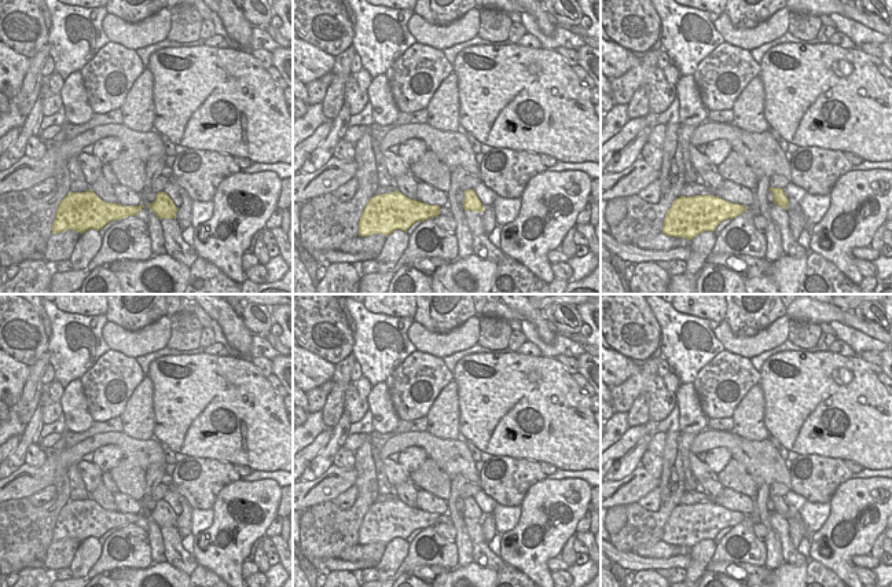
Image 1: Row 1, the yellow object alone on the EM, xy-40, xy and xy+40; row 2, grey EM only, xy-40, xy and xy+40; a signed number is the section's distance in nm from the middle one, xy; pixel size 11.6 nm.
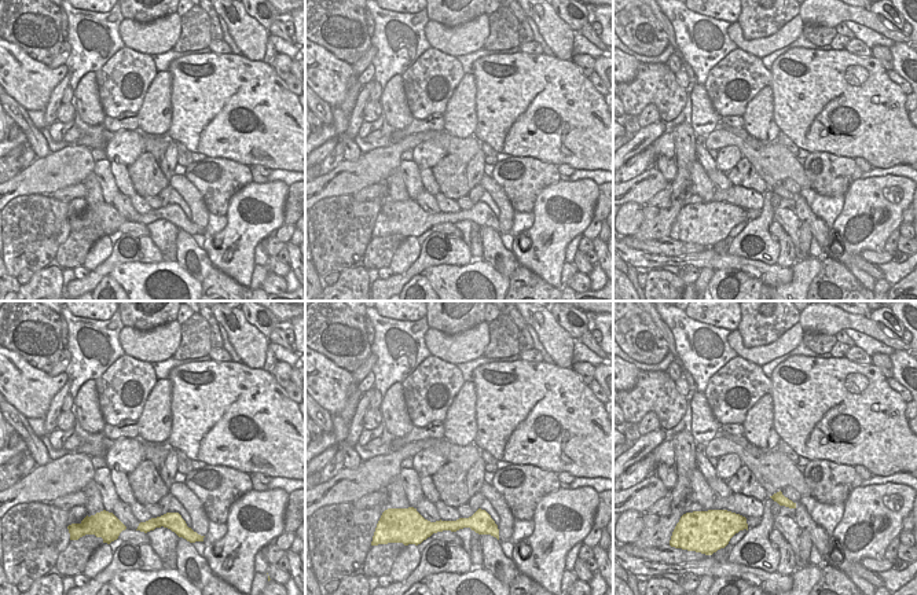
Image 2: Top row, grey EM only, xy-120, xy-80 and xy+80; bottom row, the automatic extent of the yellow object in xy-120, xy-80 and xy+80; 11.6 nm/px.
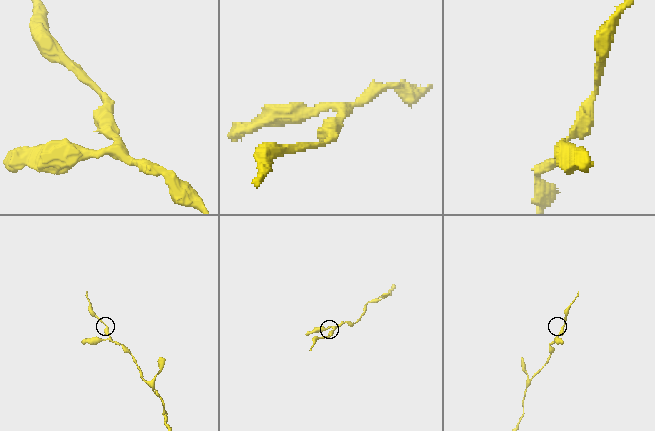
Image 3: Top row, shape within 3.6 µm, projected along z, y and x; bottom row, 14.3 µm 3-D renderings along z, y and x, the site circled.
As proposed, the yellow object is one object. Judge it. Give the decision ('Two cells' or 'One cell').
One cell.

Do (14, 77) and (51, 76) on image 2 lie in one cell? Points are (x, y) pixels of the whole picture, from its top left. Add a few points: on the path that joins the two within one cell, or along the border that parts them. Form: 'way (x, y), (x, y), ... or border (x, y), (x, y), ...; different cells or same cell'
way (24, 77), (41, 77); same cell

